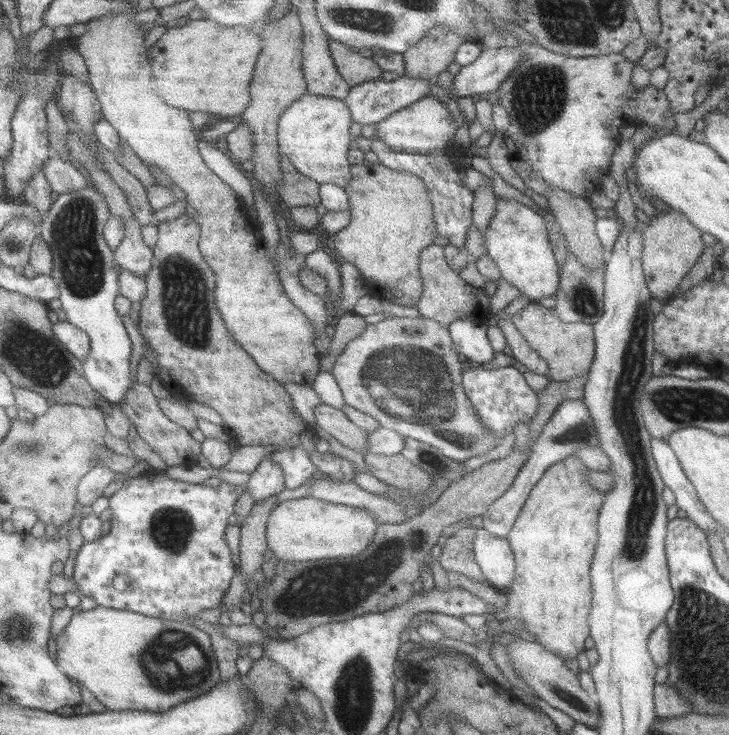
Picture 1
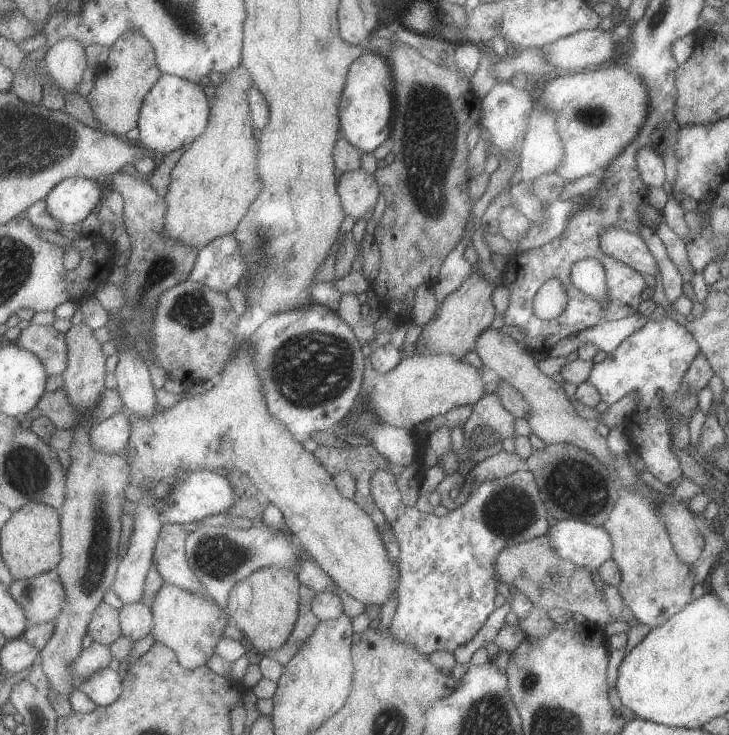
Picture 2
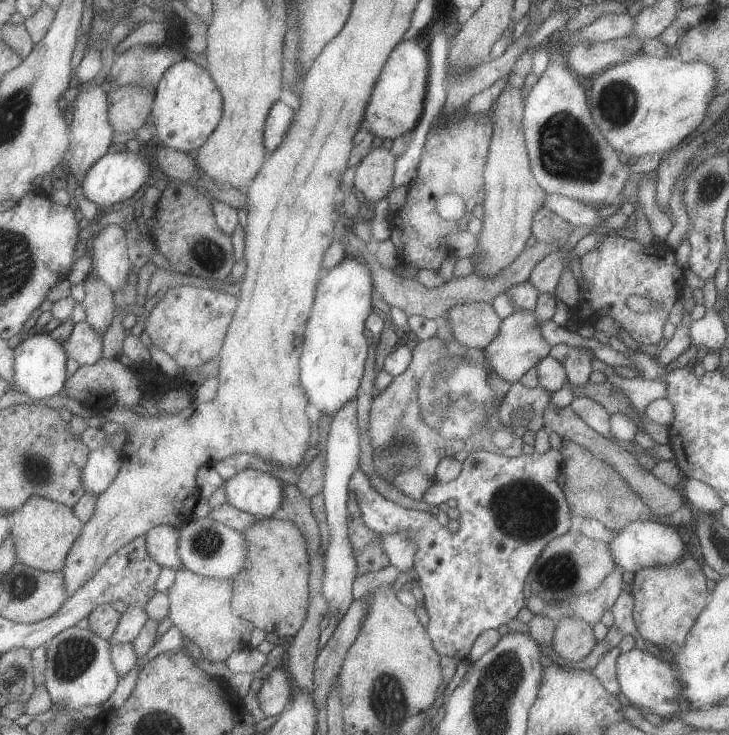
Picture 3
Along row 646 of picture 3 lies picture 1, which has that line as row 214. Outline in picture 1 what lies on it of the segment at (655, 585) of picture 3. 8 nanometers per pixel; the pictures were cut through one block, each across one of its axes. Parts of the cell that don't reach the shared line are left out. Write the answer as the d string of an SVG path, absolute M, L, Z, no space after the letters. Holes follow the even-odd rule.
M671 208L667 213L657 211L655 217L644 219L642 273L645 285L653 298L658 301L671 298L671 294L679 287L679 283L705 248L701 241L701 233L684 216Z

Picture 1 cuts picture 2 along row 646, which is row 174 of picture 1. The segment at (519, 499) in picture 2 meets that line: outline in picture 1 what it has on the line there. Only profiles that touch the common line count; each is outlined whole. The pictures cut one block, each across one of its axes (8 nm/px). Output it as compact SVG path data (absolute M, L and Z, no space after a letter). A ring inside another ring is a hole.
M373 136L370 140L370 152L375 154L379 163L394 171L414 174L423 181L432 204L436 231L439 235L447 237L448 244L463 247L465 232L472 224L473 195L472 191L458 179L458 166L462 165L460 159L464 157L468 149L463 150L451 145L450 148L439 149L431 155L411 154L389 149L389 146L385 146L377 136ZM444 152L448 152L448 154L444 154Z

